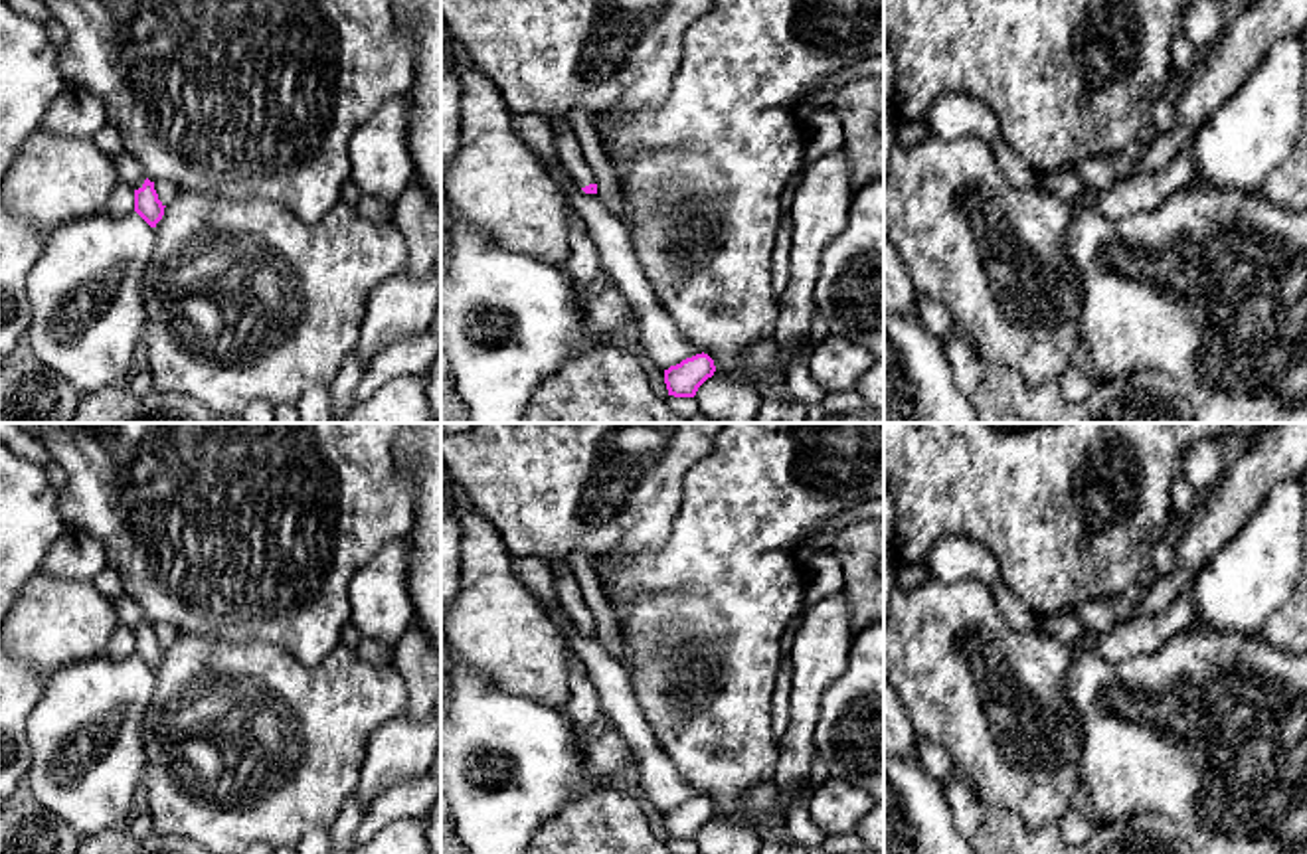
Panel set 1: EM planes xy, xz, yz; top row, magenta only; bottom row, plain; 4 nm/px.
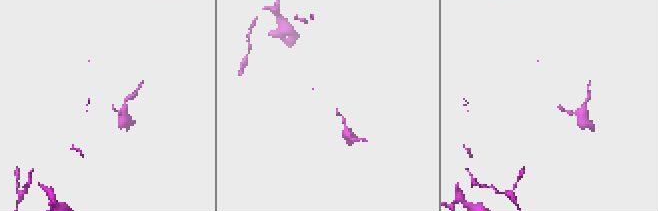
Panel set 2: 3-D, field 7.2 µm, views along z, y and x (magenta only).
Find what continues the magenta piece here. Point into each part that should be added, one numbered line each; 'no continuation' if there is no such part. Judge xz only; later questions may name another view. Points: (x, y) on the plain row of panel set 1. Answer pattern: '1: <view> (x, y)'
1: xz (570, 596)

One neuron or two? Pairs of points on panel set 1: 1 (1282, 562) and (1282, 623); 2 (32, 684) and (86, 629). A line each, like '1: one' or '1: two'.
1: two
2: two

